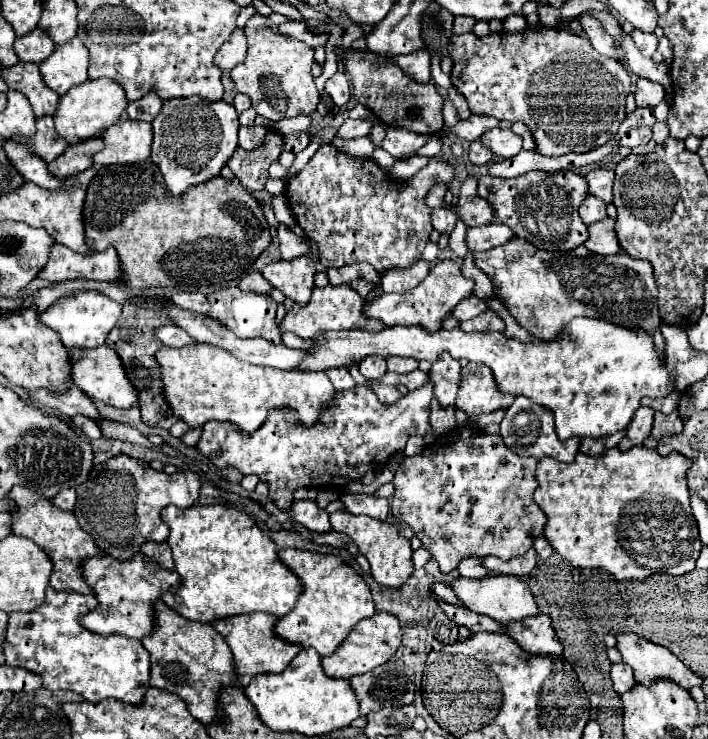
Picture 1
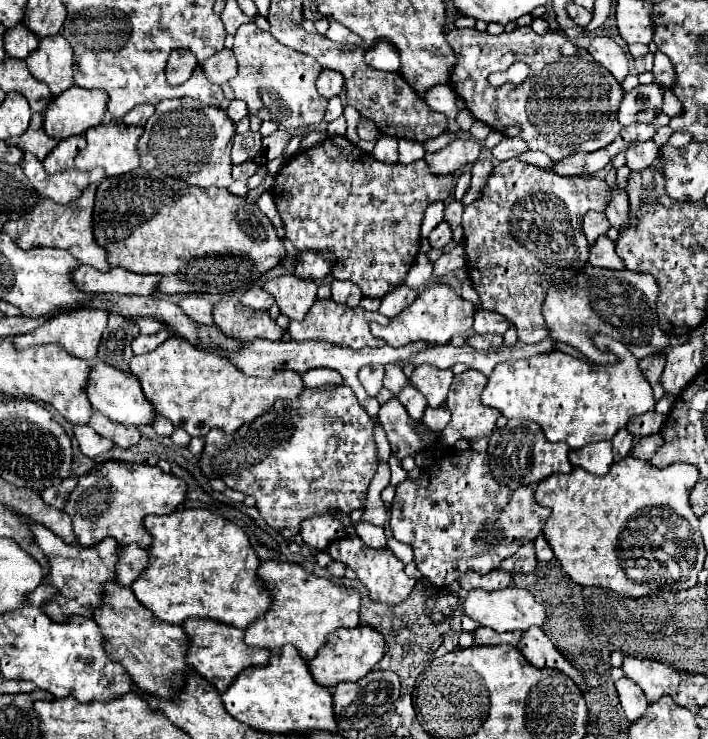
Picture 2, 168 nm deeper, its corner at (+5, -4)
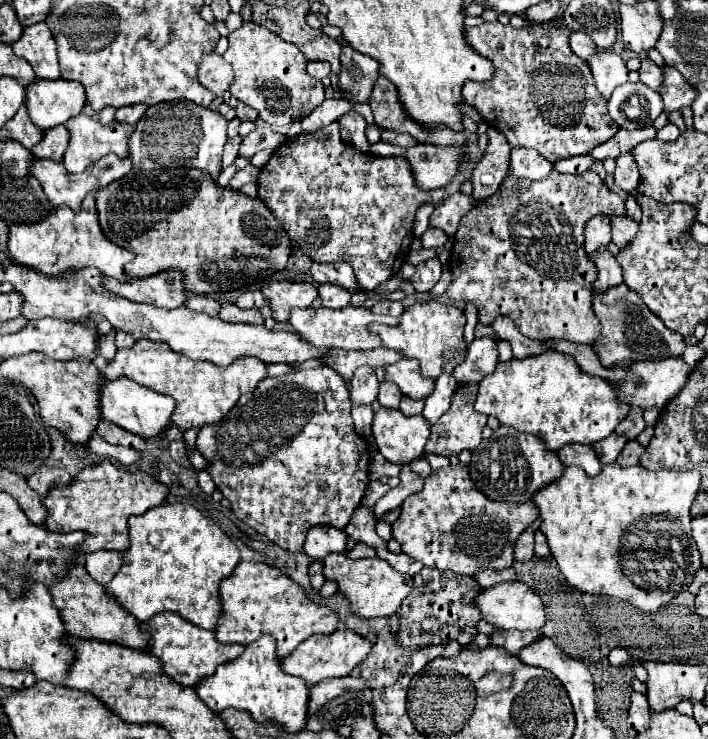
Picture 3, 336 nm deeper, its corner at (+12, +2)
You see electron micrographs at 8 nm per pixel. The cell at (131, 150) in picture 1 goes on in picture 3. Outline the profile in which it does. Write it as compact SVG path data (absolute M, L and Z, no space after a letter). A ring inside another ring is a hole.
M78 115L66 123L70 131L70 143L64 153L64 167L70 173L80 173L86 165L106 157L108 153L128 157L128 139L134 127L112 121L110 125L100 125L94 117Z

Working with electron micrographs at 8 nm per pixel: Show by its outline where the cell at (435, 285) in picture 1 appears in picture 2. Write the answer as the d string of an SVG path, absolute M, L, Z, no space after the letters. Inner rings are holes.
M429 285L417 295L411 307L407 307L399 317L391 319L389 325L369 324L371 334L382 339L387 345L409 345L417 341L427 341L431 345L447 345L455 333L465 333L473 325L473 303L459 297L449 285Z

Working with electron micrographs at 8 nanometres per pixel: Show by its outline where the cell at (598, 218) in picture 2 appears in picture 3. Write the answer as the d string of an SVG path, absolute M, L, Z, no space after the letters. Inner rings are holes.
M596 215L592 219L588 219L588 225L584 227L584 249L588 255L596 253L598 247L608 245L612 235L610 235L610 217L608 215Z

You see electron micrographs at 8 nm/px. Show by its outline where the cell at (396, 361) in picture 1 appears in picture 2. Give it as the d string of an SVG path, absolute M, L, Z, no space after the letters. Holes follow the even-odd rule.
M391 363L385 367L385 379L383 379L383 385L397 397L399 391L407 385L407 377L403 375L403 369L401 365L397 363Z

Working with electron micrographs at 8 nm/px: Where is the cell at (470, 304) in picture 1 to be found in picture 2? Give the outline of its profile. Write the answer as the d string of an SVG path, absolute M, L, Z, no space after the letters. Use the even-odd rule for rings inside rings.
M477 309L475 311L475 323L473 329L475 333L497 333L503 335L507 329L511 327L511 321L507 321L505 317L499 317L499 313L487 313L485 309Z

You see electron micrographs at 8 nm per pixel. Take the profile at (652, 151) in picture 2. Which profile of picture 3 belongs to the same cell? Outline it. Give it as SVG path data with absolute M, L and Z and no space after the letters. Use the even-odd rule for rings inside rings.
M620 155L616 159L616 171L614 171L614 181L620 189L624 191L634 191L636 183L638 183L638 171L636 171L636 161L630 155Z

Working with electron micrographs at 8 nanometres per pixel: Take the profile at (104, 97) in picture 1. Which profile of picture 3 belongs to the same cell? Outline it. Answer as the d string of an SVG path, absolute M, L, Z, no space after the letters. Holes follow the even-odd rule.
M36 79L36 83L26 89L28 115L32 123L44 131L80 115L84 105L86 91L82 83L76 81Z

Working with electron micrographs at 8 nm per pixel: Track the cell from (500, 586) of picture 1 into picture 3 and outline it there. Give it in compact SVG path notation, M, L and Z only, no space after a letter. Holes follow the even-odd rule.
M520 581L500 583L496 587L482 589L480 595L476 595L476 607L480 609L482 619L492 623L498 629L526 631L526 629L542 629L544 623L546 623L546 613L544 613L542 599L526 583L520 583Z

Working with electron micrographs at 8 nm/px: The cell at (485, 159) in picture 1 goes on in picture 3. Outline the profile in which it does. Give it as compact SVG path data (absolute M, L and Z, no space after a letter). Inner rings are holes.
M496 129L486 131L490 143L482 155L482 159L472 169L472 197L476 201L482 201L490 195L494 195L508 171L510 165L510 147L504 135Z

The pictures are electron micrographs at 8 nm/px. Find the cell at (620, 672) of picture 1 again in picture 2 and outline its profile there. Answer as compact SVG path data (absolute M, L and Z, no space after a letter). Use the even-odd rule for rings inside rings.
M623 677L615 683L619 699L621 699L621 707L625 709L625 715L631 723L635 723L637 719L643 717L645 709L647 709L647 699L643 697L643 691L639 689L639 685L635 685L629 677Z

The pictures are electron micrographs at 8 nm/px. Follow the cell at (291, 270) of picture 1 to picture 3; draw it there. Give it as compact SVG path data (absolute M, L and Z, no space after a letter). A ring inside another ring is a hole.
M270 281L261 291L272 307L272 317L278 323L286 323L294 307L310 307L318 297L314 285L298 281Z

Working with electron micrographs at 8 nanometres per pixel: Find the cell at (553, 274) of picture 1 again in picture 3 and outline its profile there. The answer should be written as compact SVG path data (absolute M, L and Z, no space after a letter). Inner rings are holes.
M620 283L620 287L610 287L608 293L596 293L596 313L602 325L602 333L592 343L592 349L596 351L600 363L604 367L612 367L616 363L624 363L628 359L636 361L654 361L654 359L666 359L682 355L686 345L684 337L680 333L668 331L664 323L644 307L644 301L640 295L636 295L626 283Z

